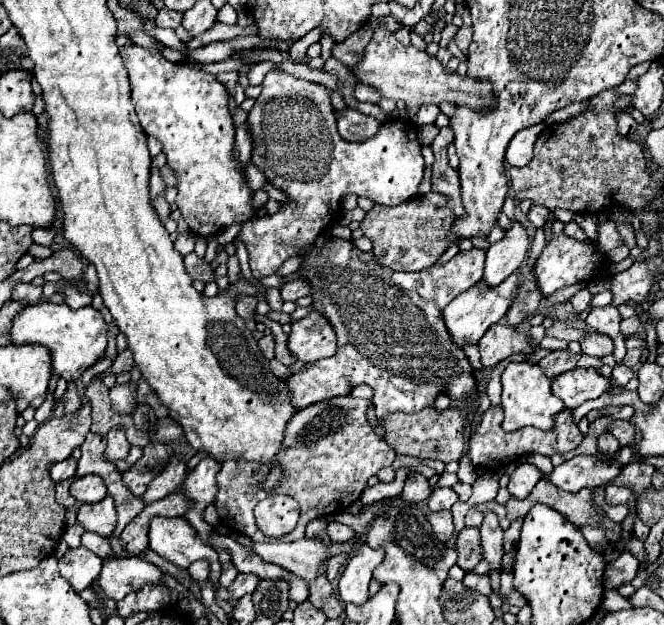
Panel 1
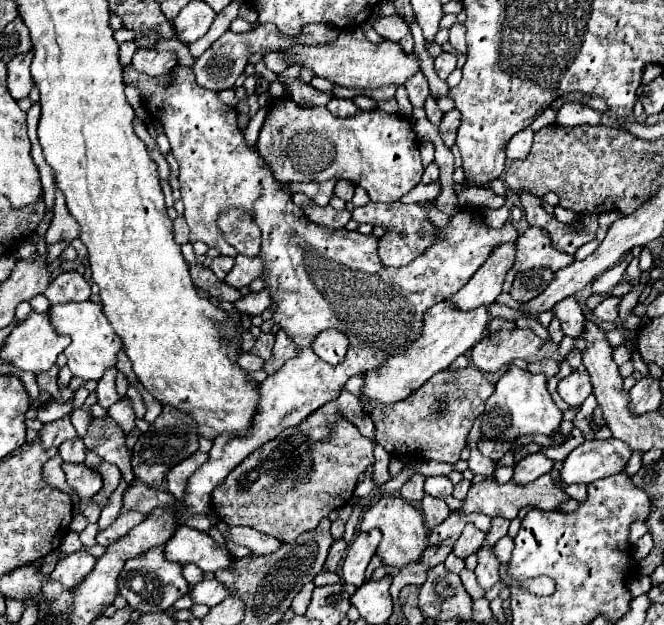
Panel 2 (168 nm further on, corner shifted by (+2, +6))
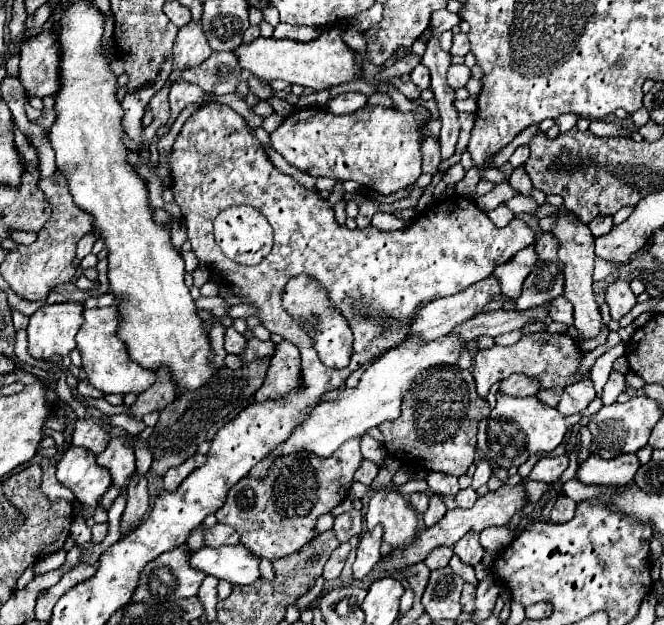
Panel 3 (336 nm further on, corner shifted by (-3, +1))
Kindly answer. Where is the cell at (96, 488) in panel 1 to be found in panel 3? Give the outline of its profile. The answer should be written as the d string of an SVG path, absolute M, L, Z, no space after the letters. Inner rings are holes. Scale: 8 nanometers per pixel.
M70 447L56 465L56 477L86 507L96 507L100 497L112 485L110 471L96 463L96 457L84 447Z

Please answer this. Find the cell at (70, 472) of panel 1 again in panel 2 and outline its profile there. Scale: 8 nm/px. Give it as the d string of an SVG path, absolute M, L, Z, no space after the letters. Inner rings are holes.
M75 438L71 442L63 442L59 446L59 456L63 458L63 462L81 464L85 460L85 444L83 444L83 440Z

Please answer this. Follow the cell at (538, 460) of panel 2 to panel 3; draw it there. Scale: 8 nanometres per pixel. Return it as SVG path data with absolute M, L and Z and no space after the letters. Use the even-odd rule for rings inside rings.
M560 455L560 457L542 457L532 473L530 479L534 481L542 481L542 483L554 483L558 481L558 477L564 473L564 469L568 467L568 455Z

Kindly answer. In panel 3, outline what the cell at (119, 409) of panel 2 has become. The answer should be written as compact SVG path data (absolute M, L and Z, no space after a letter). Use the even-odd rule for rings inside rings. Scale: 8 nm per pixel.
M162 367L158 371L156 383L138 395L138 401L130 409L136 419L142 419L146 413L150 413L154 409L164 409L174 399L176 399L176 383L174 383L168 367Z

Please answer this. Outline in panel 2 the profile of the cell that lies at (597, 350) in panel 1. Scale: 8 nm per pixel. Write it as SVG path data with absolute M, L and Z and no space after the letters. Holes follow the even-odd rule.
M565 298L553 306L553 314L561 320L561 328L565 336L581 338L585 332L585 316L581 314L581 306L575 298Z

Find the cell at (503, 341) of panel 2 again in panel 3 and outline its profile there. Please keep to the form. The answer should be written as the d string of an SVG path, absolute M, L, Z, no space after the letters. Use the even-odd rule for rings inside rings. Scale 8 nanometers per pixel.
M530 333L524 335L518 343L510 347L500 347L494 345L490 349L482 349L474 357L474 367L472 375L476 381L476 391L482 399L486 399L488 391L492 385L500 383L502 379L510 377L512 373L522 373L530 379L540 381L540 389L554 389L554 387L568 387L576 383L576 373L580 371L582 357L586 353L578 347L578 341L568 335L568 333Z

